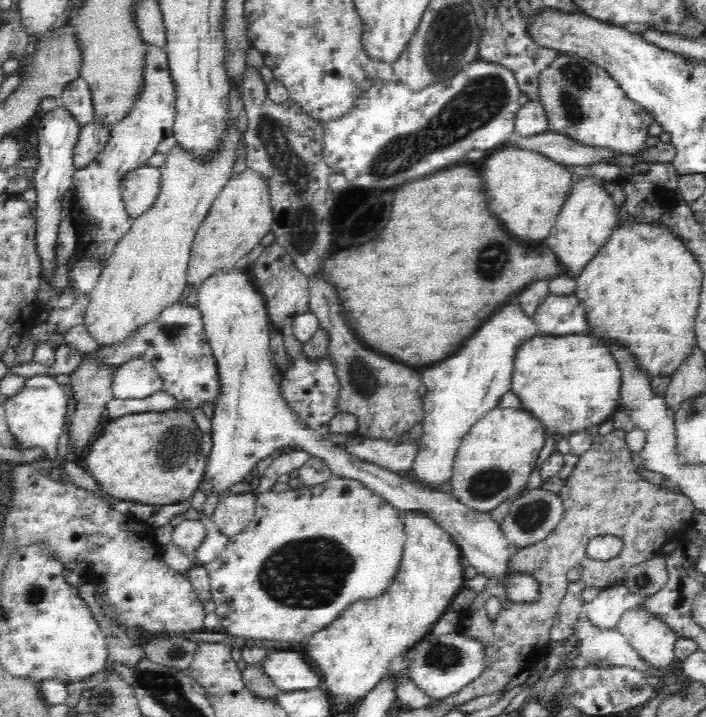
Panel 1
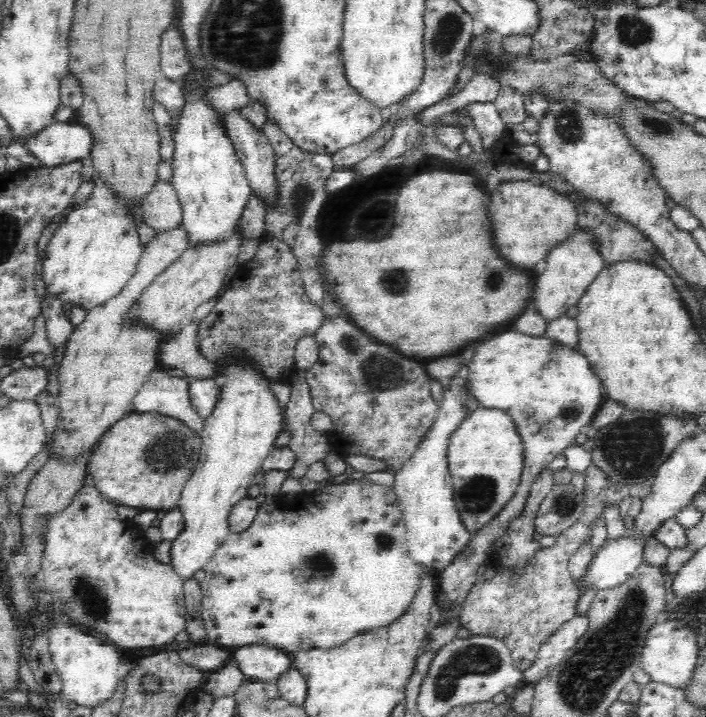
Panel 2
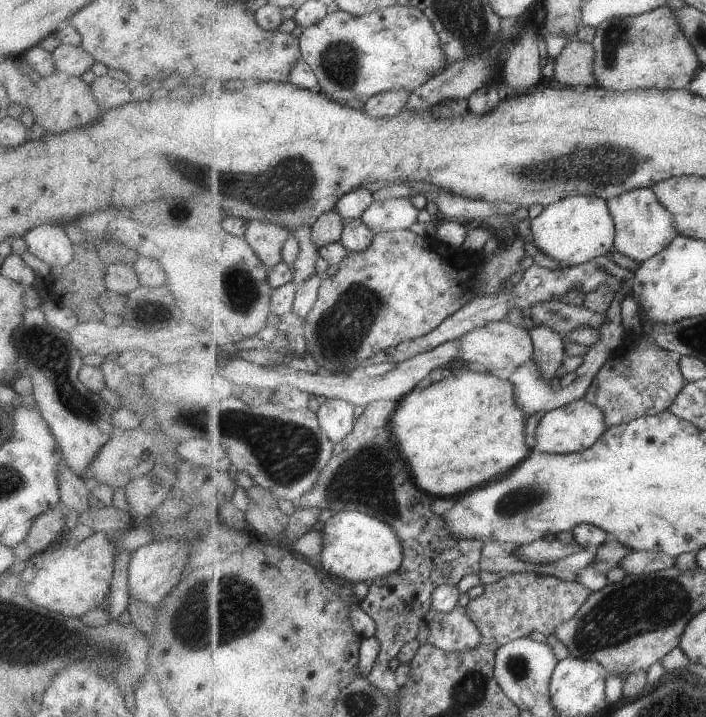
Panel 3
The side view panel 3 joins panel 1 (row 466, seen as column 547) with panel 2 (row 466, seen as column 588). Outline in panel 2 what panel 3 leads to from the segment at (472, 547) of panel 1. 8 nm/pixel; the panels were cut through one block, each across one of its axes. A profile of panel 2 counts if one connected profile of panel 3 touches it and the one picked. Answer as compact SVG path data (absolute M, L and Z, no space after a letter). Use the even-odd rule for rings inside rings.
M230 355L216 364L214 379L217 385L217 401L211 413L203 419L202 434L199 434L202 440L199 461L177 506L184 515L184 530L170 548L170 563L184 580L192 579L196 571L204 569L215 550L229 535L227 518L231 508L247 497L248 488L254 484L256 473L261 471L266 456L273 449L272 444L284 432L284 410L280 408L276 394L270 390L264 378L262 369L244 355Z

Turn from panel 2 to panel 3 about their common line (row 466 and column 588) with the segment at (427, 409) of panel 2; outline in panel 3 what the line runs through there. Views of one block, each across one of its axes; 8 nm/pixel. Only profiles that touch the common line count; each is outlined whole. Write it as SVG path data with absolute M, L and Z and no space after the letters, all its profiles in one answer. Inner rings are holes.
M642 338L635 348L618 348L609 357L584 397L597 403L606 414L608 426L613 426L667 410L687 384L680 363L669 358L669 351Z

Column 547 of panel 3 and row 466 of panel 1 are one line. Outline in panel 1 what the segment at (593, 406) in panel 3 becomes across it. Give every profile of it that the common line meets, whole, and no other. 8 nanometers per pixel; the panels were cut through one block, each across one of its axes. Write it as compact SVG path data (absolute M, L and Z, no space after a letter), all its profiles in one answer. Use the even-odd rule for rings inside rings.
M514 296L512 300L486 320L452 358L420 372L419 378L427 390L423 395L424 434L411 468L418 482L432 490L450 482L454 457L462 440L475 422L498 406L500 396L510 392L517 350L524 341L539 334L533 318L522 310L520 298Z

